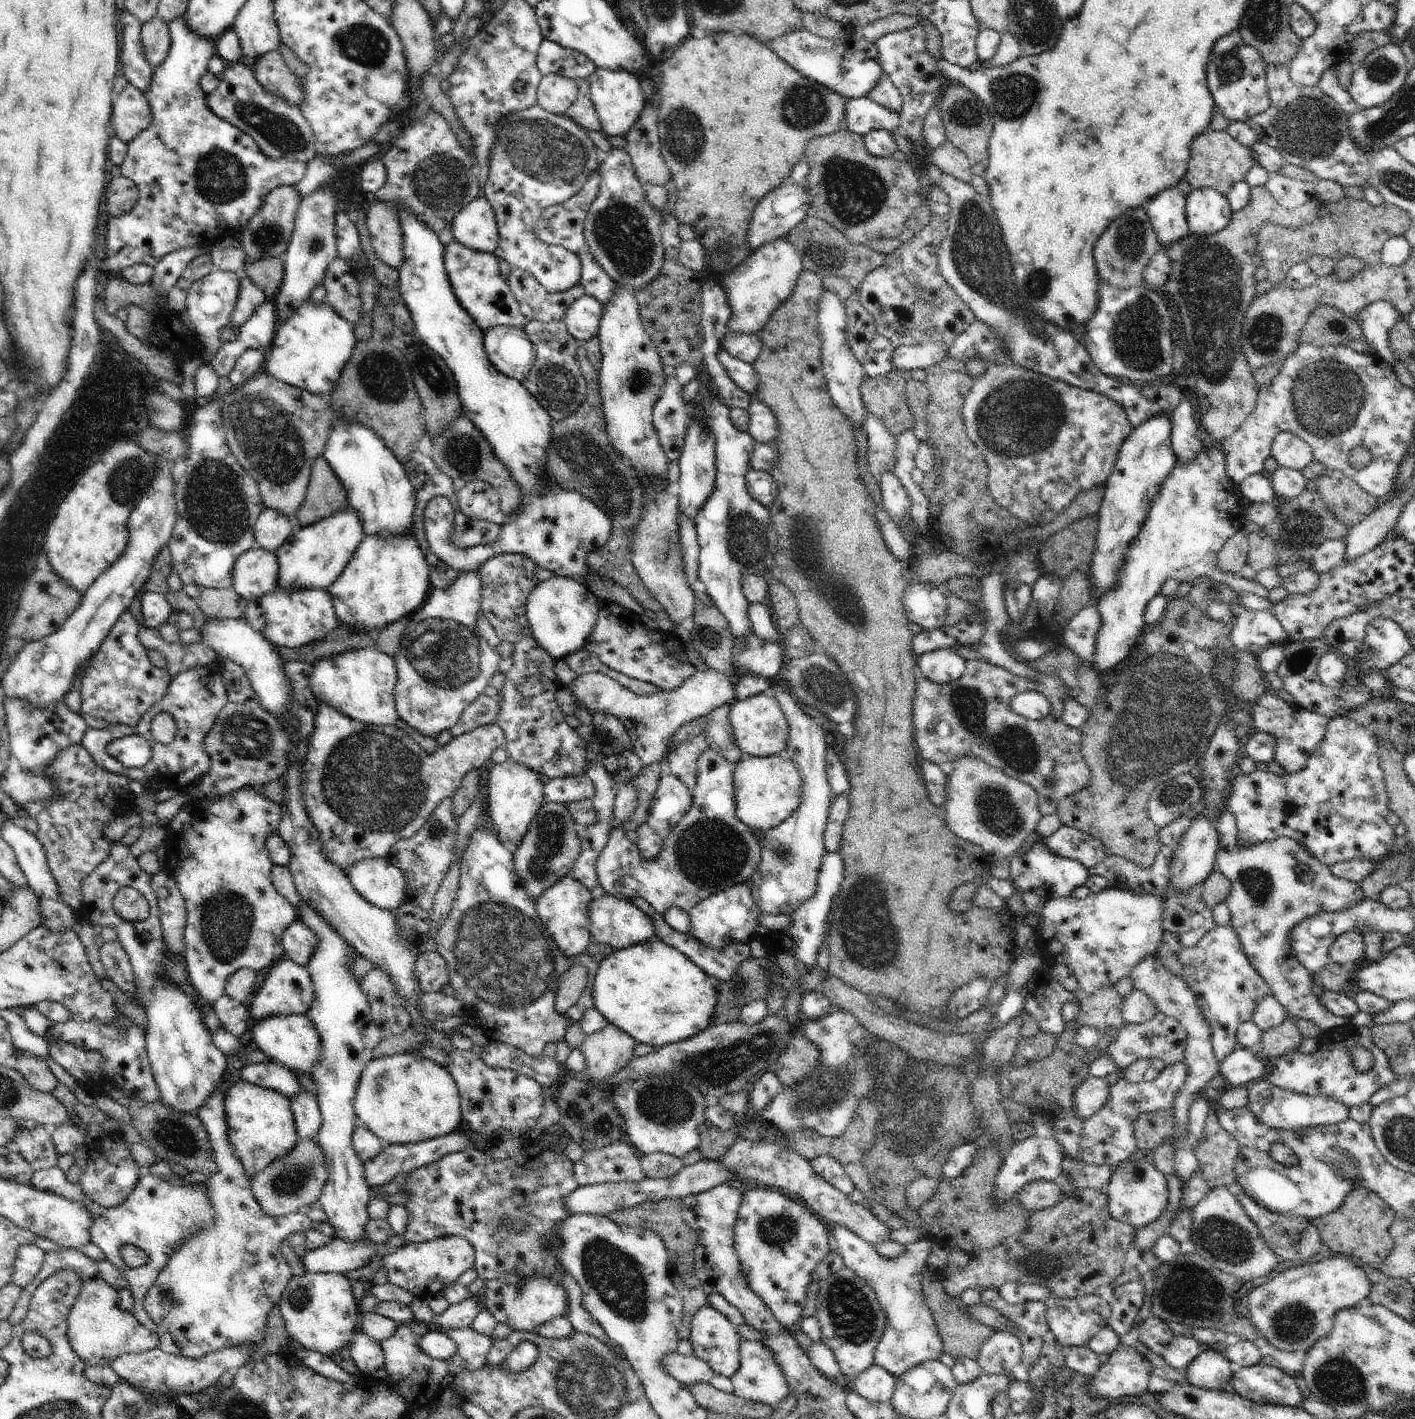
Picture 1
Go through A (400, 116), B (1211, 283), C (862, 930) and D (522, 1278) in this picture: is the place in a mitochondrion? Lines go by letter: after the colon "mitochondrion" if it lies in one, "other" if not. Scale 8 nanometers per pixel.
A: other
B: mitochondrion
C: mitochondrion
D: other

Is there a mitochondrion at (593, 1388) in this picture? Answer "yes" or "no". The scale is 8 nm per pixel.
yes

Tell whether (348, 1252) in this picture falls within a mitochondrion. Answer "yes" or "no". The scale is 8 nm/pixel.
no

